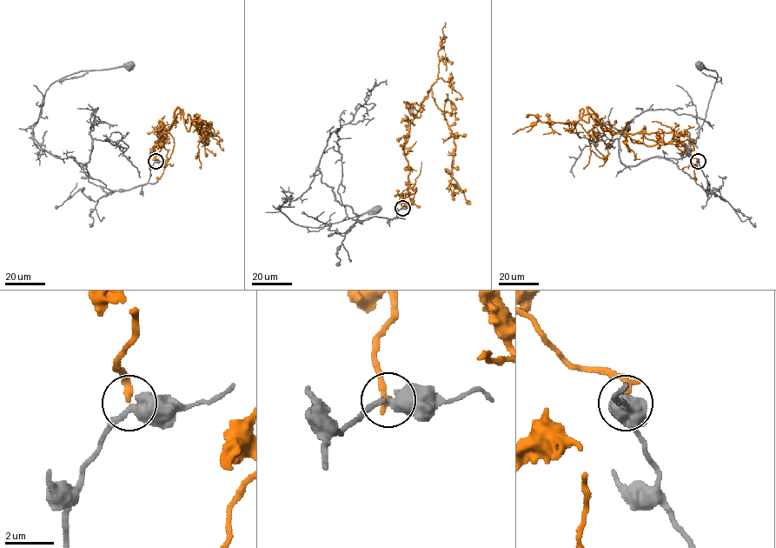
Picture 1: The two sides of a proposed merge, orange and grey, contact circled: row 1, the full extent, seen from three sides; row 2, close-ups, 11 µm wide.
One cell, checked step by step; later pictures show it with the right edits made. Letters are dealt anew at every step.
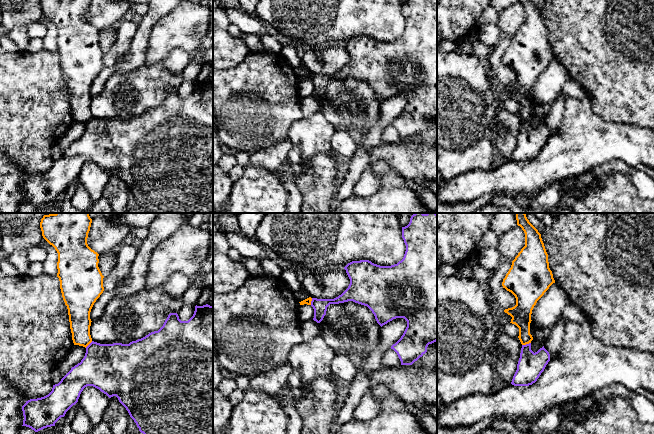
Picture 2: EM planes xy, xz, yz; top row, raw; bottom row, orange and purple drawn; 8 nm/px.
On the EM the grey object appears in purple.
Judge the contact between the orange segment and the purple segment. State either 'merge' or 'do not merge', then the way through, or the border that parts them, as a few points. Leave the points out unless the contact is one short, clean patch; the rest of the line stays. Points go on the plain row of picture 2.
do not merge; border yz (530, 118), (522, 121)

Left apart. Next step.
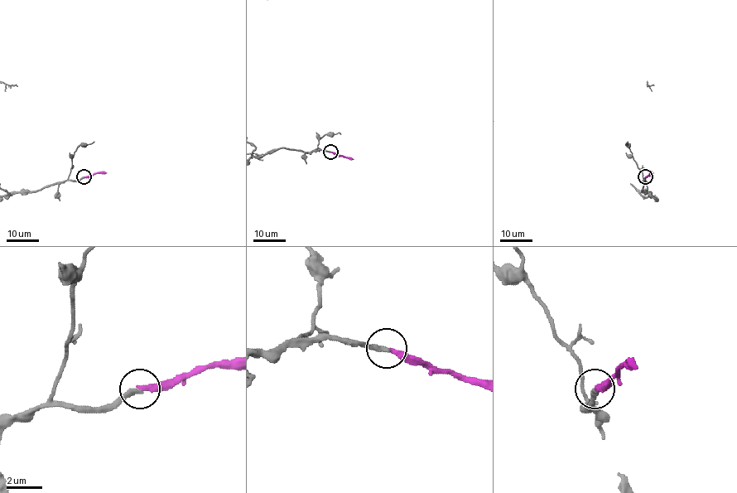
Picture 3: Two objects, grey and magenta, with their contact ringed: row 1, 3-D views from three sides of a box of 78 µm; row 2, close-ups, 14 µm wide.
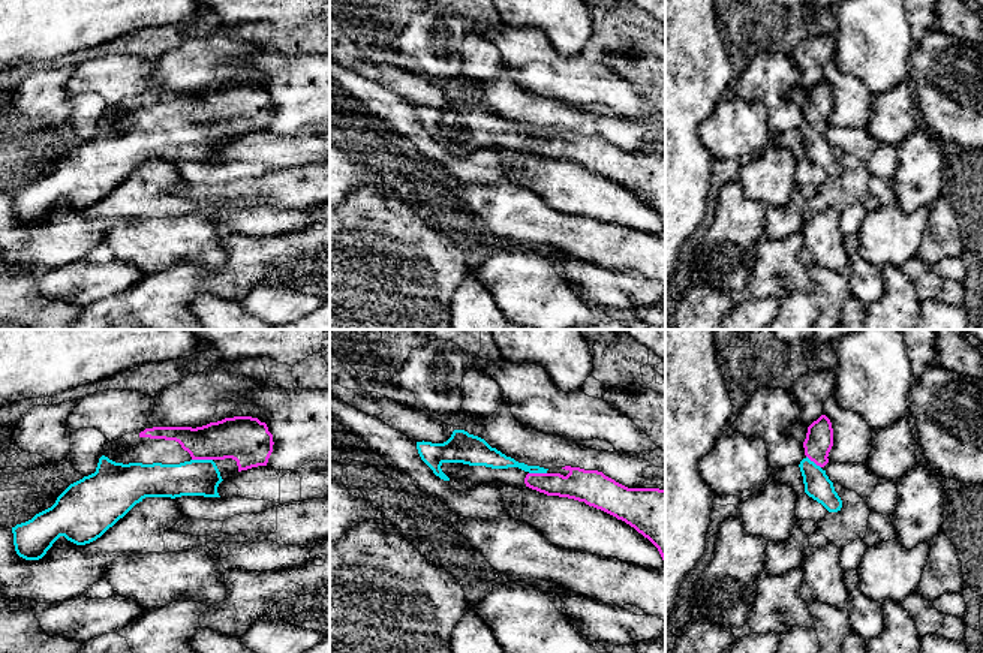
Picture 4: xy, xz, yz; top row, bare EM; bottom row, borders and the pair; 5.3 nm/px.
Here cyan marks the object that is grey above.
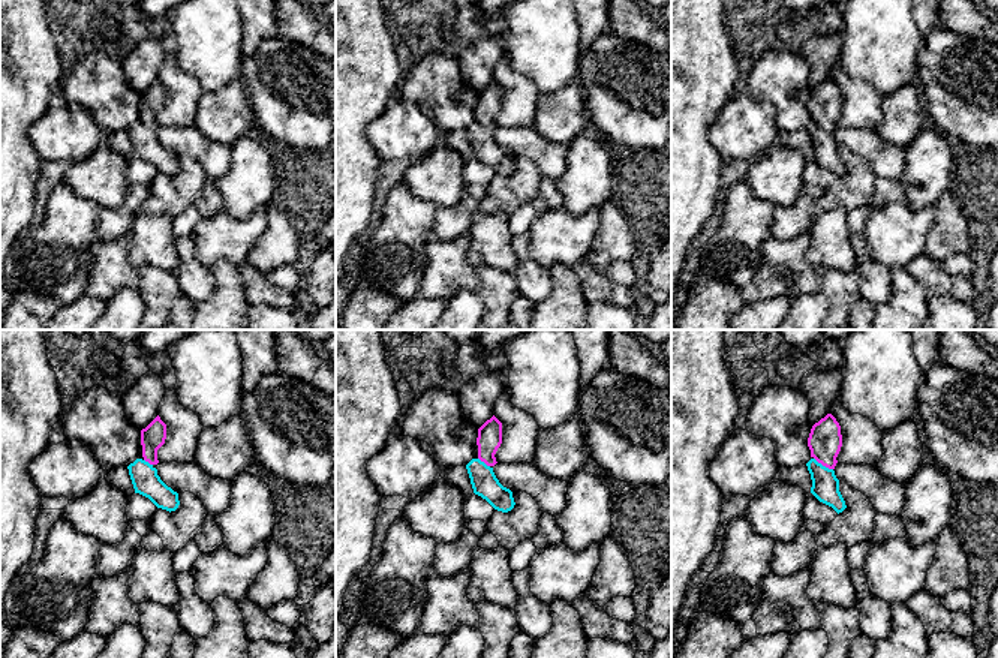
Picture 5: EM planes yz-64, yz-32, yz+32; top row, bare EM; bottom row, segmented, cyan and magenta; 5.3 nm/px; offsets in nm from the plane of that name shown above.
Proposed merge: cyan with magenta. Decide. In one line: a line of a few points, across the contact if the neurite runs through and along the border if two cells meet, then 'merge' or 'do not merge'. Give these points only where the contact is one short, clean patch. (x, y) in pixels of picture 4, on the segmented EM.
xy (197, 477), (201, 472), (203, 460), (224, 439), (243, 439) | merge

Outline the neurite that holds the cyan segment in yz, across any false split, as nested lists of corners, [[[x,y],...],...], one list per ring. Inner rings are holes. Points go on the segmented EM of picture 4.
[[[821,415],[808,427],[803,442],[806,457],[800,461],[799,467],[803,476],[805,493],[821,503],[829,512],[838,512],[842,508],[842,500],[823,469],[829,463],[827,457],[832,446],[832,422],[826,415]]]

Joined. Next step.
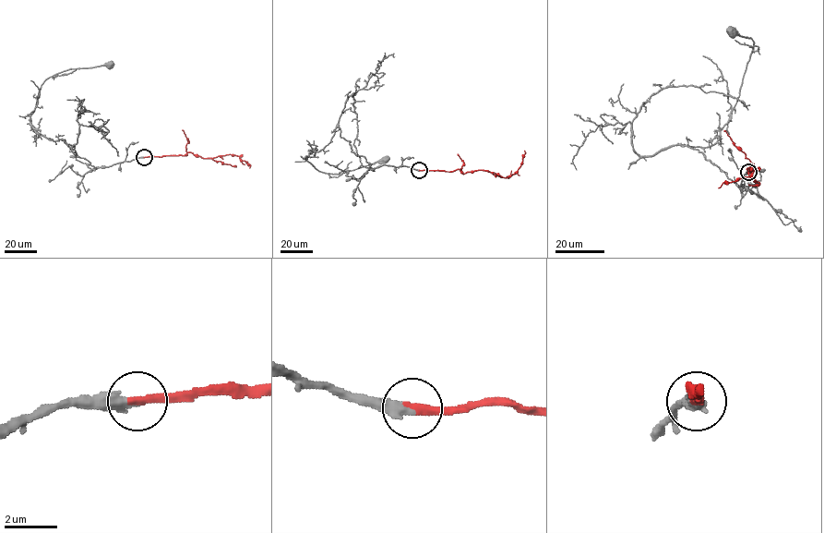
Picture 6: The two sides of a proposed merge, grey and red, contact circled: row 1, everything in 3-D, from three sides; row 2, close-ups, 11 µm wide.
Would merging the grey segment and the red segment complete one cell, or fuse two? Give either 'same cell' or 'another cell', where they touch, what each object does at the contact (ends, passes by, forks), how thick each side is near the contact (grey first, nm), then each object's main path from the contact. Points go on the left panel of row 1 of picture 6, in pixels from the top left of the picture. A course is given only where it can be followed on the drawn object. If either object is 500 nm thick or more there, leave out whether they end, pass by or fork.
same cell | (144, 157) | grey ends | red ends | 480/360 nm | grey via (144, 157), (93, 169), (74, 147), (49, 139), (30, 122), (49, 78), (109, 66) | red via (144, 157), (185, 155), (188, 152), (203, 158), (232, 154), (250, 164), (249, 168)

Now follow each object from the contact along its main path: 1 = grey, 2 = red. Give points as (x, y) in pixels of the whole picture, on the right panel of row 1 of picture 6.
1: (747, 171), (741, 189), (702, 152), (682, 145), (712, 145), (737, 101), (753, 42), (731, 33)
2: (747, 171), (749, 169), (746, 168), (753, 163), (747, 173), (758, 167), (749, 176), (723, 182), (718, 187)

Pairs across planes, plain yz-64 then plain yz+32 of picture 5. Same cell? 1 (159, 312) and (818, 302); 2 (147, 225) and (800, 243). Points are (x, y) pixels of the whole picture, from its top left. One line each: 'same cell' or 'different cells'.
1: different cells
2: different cells

